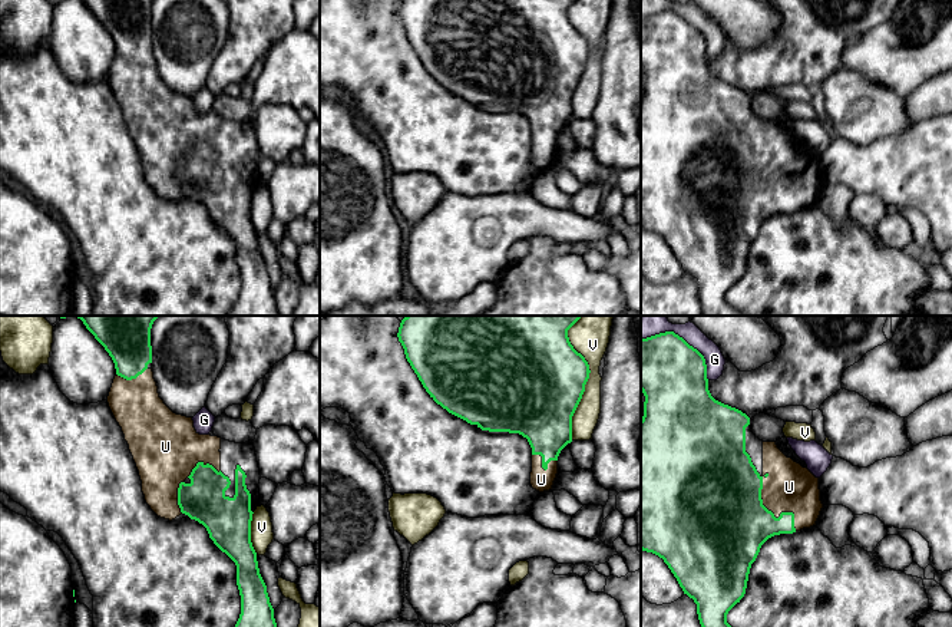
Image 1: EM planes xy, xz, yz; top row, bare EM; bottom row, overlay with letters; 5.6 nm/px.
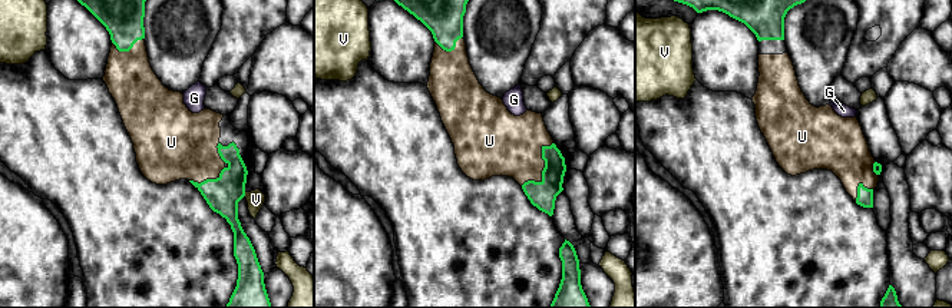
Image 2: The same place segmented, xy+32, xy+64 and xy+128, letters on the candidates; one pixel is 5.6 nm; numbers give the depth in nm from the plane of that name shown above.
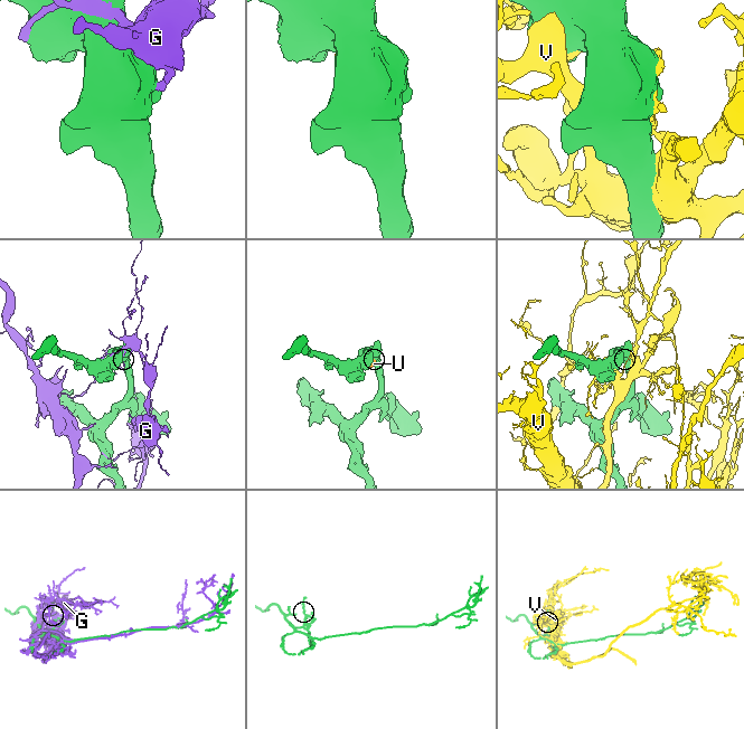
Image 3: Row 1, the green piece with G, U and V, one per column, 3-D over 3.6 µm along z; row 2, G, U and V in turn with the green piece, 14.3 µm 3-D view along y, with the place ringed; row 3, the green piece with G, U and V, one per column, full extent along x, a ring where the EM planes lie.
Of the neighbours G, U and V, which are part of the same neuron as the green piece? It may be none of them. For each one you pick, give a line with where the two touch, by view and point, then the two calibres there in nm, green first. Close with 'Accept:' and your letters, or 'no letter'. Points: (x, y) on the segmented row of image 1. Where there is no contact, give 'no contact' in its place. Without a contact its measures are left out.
U: meets green in yz at (770, 511); 460 nm thick on the green side, 280 nm on the other
Accept: U

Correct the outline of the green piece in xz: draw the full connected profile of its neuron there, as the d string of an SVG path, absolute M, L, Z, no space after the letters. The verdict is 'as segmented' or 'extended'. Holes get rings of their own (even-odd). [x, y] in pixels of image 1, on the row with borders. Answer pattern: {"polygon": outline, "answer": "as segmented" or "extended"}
{"polygon": "M406 316L400 323L397 337L407 362L437 405L482 430L519 433L528 439L532 448L530 485L533 489L543 492L552 489L558 473L558 456L572 442L572 416L582 399L591 373L588 362L573 349L568 337L568 330L579 319L581 316Z", "answer": "extended"}

